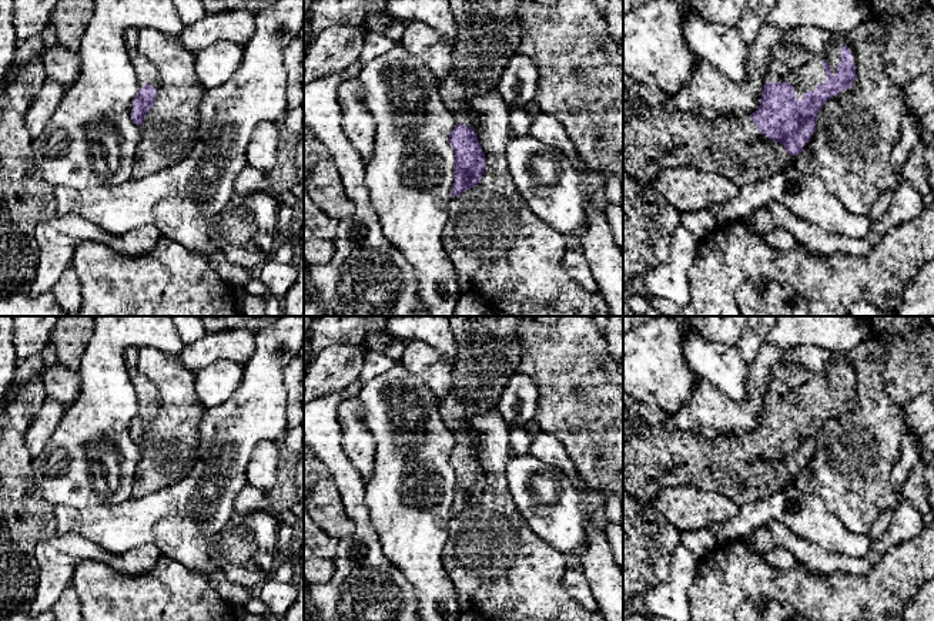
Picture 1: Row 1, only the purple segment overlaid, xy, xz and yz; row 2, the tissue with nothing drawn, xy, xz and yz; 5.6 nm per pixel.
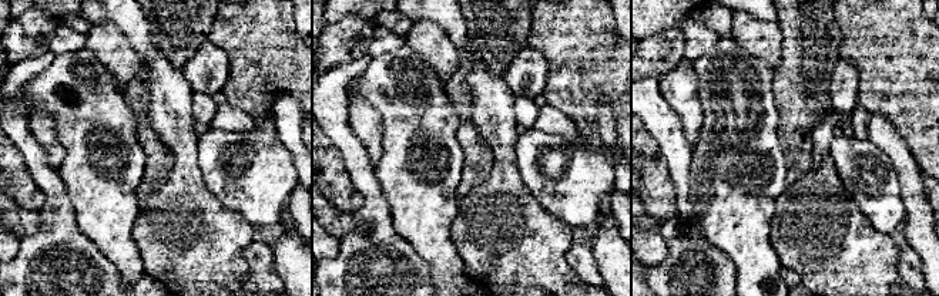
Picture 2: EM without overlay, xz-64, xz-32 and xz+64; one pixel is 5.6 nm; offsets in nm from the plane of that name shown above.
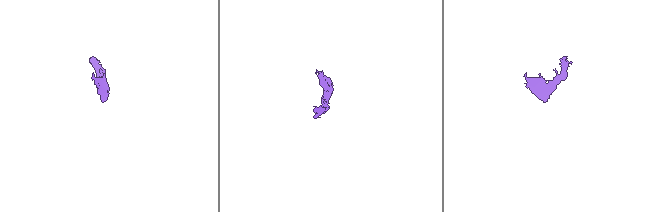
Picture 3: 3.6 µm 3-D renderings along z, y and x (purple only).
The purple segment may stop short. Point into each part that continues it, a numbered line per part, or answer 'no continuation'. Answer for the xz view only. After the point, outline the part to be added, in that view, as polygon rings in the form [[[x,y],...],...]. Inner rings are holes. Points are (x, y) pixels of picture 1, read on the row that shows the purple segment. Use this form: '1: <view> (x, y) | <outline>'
1: xz (488, 32) | [[[449,0],[456,37],[452,47],[452,73],[441,81],[445,107],[456,117],[456,122],[471,127],[468,118],[469,97],[465,83],[472,80],[488,88],[498,88],[499,77],[509,58],[518,53],[520,24],[516,16],[518,7],[532,0]]]

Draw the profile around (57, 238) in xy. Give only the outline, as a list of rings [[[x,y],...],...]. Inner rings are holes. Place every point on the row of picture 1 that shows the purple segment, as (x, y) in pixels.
[[[56,214],[41,221],[36,228],[39,263],[36,276],[26,293],[39,296],[51,292],[63,271],[70,265],[77,246],[86,241],[103,244],[127,256],[140,256],[151,251],[160,239],[161,232],[153,225],[117,235],[78,215]]]

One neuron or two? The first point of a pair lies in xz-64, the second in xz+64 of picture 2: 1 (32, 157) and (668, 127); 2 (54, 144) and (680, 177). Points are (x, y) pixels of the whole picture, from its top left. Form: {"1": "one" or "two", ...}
{"1": "one", "2": "two"}

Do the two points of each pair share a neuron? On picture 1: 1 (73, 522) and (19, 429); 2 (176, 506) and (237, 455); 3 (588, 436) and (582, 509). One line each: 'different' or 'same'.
1: different
2: same
3: different

